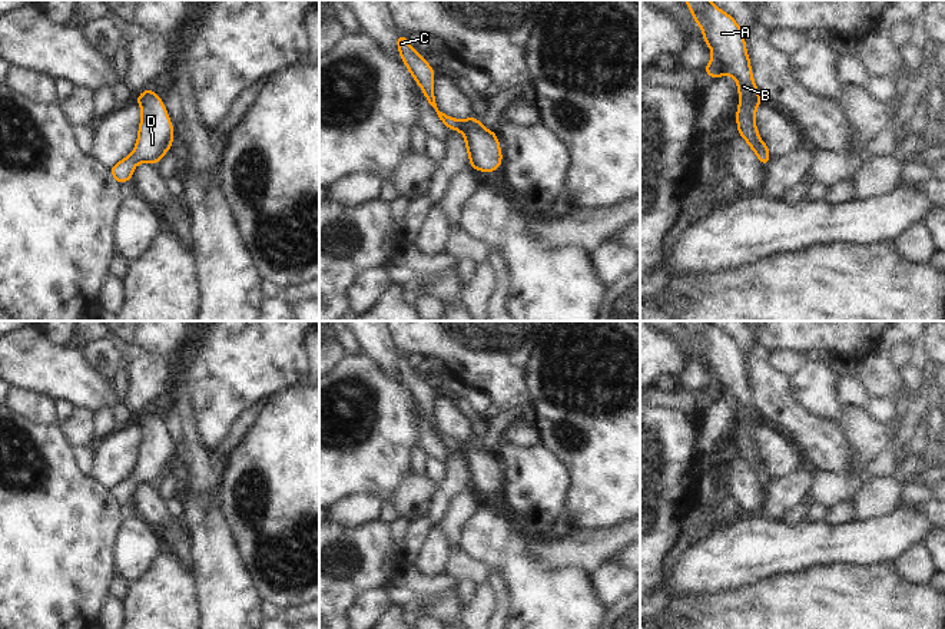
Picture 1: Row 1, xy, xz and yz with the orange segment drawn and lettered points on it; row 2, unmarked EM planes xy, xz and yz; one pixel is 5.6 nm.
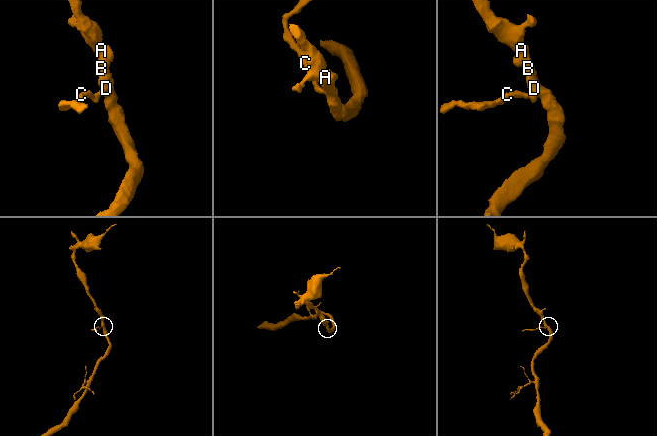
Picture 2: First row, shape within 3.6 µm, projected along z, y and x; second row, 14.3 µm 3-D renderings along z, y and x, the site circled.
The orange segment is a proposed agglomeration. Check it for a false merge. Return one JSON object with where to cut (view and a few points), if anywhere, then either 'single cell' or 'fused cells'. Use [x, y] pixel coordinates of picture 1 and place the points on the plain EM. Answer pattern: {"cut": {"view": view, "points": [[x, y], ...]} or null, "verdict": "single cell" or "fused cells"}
{"cut": null, "verdict": "single cell"}

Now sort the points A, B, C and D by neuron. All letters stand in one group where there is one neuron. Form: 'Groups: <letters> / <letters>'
Groups: A B C D.

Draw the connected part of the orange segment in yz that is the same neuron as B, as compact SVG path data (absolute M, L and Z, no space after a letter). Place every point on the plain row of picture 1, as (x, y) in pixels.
M684 321L684 324L703 351L703 362L713 374L703 391L713 401L724 395L735 398L740 416L736 433L739 457L749 464L762 487L766 489L772 479L767 464L759 461L760 454L755 446L762 418L753 401L743 352L730 335L722 332L710 321Z

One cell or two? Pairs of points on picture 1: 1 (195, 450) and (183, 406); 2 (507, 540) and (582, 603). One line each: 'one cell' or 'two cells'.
1: one cell
2: one cell

